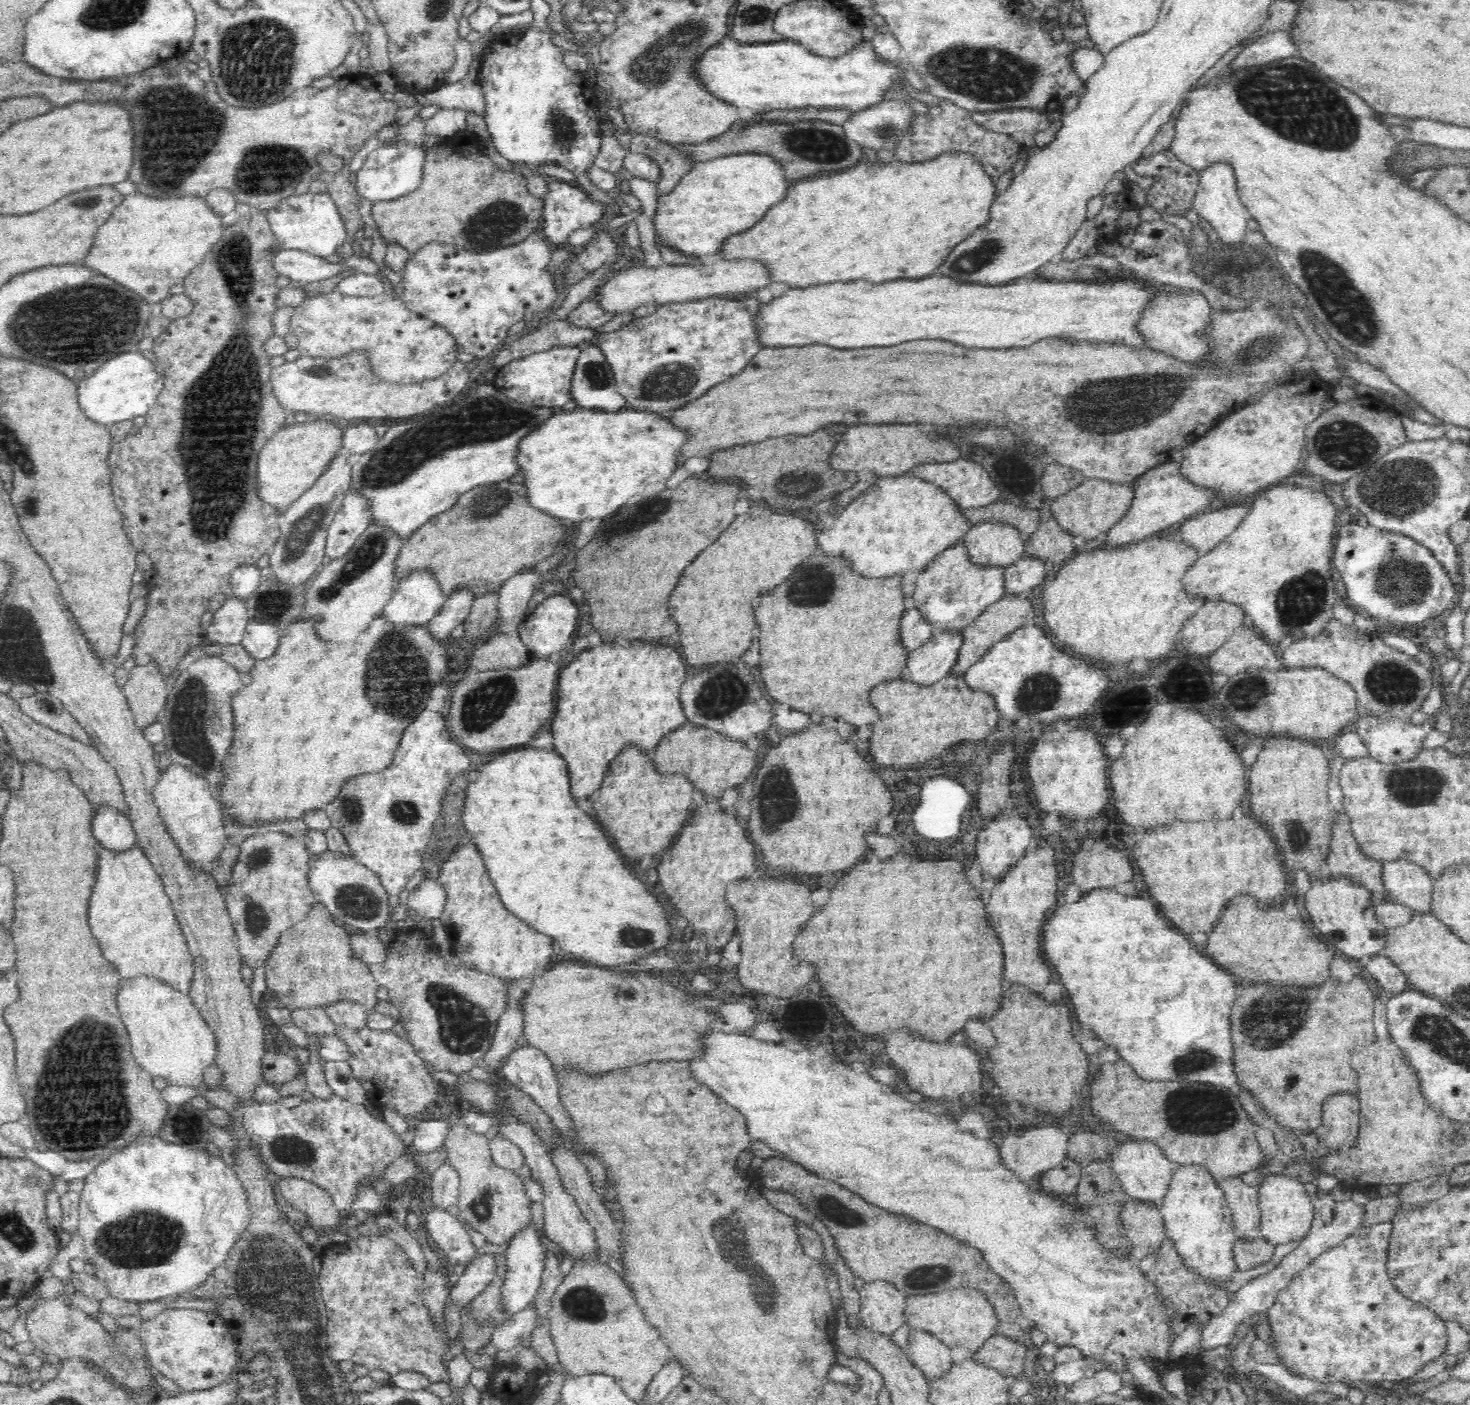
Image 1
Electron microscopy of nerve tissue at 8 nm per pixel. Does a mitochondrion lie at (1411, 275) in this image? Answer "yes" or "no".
no

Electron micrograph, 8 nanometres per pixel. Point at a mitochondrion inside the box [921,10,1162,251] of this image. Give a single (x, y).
(987, 75)

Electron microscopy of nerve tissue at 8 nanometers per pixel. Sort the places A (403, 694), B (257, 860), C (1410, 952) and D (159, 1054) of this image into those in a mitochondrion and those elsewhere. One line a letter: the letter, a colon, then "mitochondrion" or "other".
A: mitochondrion
B: mitochondrion
C: other
D: other

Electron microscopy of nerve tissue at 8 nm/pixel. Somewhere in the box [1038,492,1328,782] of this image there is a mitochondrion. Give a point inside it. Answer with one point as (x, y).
(1245, 695)

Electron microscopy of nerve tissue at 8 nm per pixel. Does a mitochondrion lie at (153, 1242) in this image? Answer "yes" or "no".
yes

